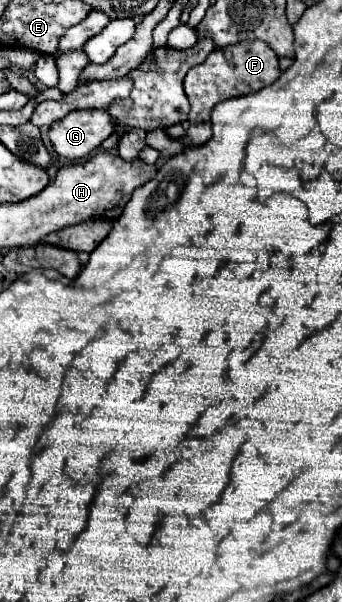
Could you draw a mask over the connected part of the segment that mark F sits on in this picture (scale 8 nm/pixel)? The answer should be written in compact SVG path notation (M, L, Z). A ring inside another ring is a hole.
M262 40L240 42L234 46L216 48L202 64L190 68L190 72L184 78L184 90L186 90L186 96L190 100L190 116L188 116L190 128L186 130L190 144L200 146L212 138L210 112L218 102L234 98L234 96L244 96L244 94L256 92L260 88L266 88L272 82L276 82L278 76L280 76L278 56Z

